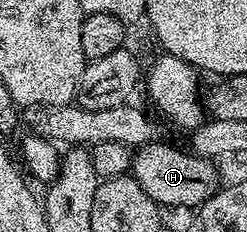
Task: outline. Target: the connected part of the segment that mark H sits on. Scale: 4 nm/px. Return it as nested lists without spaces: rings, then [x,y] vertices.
[[[140,144],[133,149],[134,161],[130,163],[130,172],[134,181],[163,209],[190,208],[197,210],[206,200],[212,198],[220,189],[218,168],[213,159],[195,156],[193,151],[181,152],[170,144]]]

